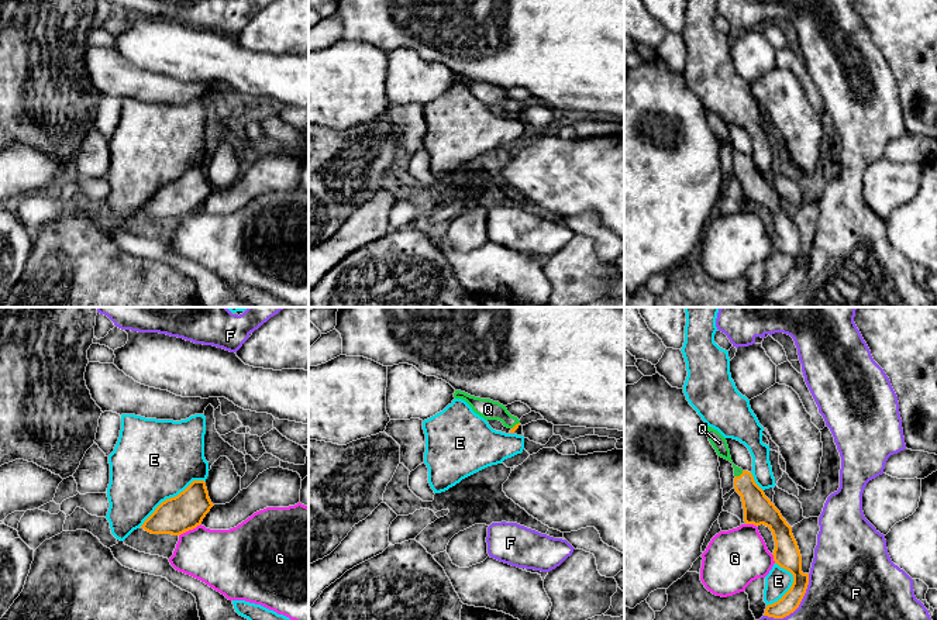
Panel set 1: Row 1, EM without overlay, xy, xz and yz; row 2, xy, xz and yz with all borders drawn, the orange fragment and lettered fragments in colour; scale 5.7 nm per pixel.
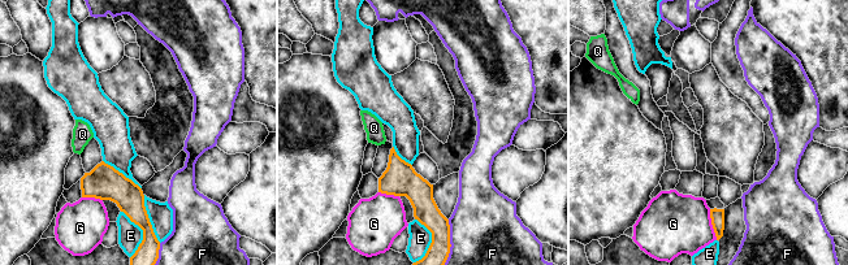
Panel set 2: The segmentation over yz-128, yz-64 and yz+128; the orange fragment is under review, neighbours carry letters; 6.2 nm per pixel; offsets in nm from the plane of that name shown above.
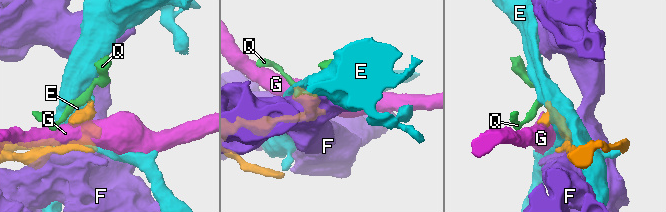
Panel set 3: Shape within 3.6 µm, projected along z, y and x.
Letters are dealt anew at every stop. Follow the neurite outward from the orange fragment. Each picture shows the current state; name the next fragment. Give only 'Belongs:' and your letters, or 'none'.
Belongs: Q

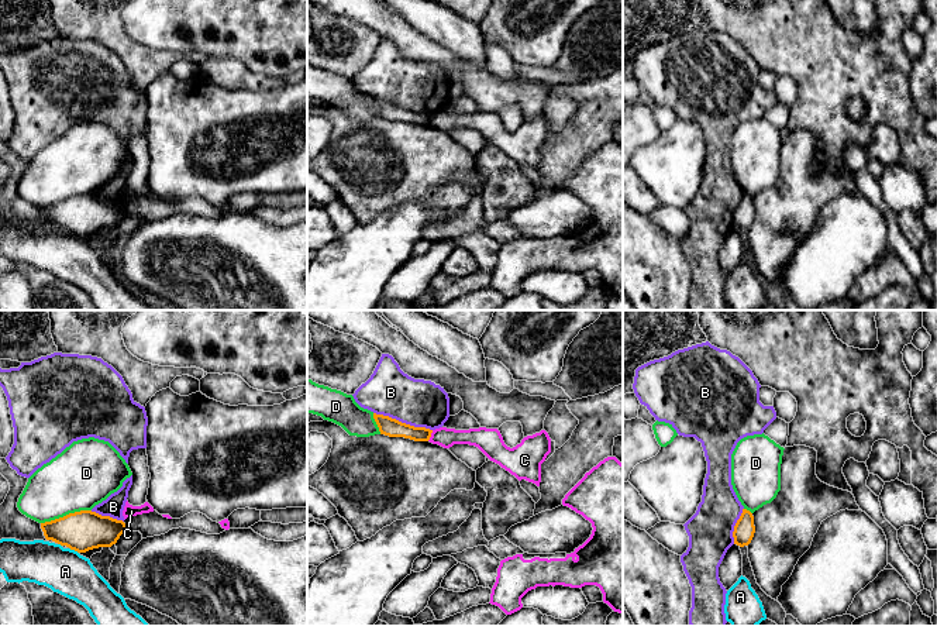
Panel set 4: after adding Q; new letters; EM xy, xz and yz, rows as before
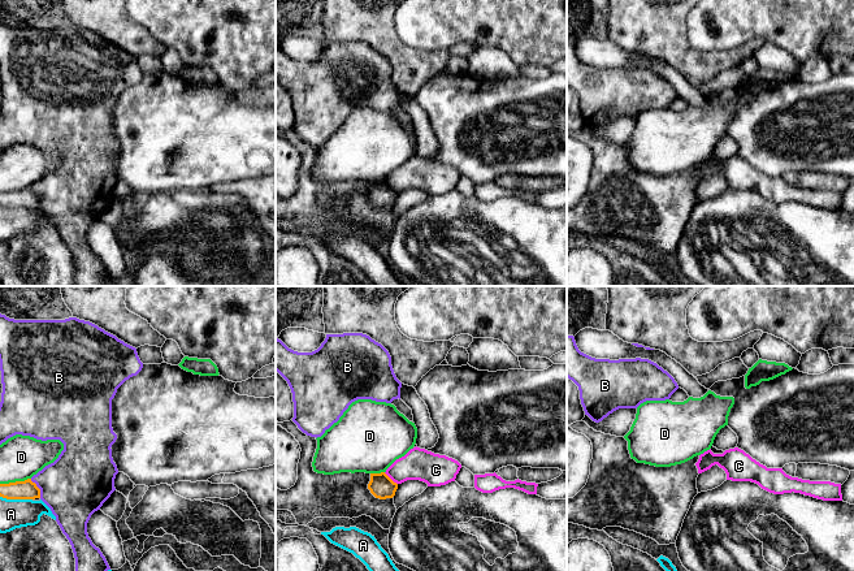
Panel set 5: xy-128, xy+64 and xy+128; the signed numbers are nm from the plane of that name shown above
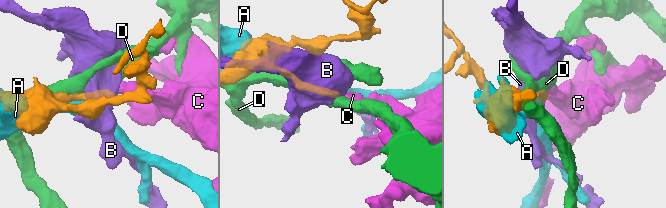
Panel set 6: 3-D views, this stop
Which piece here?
Belongs: none

